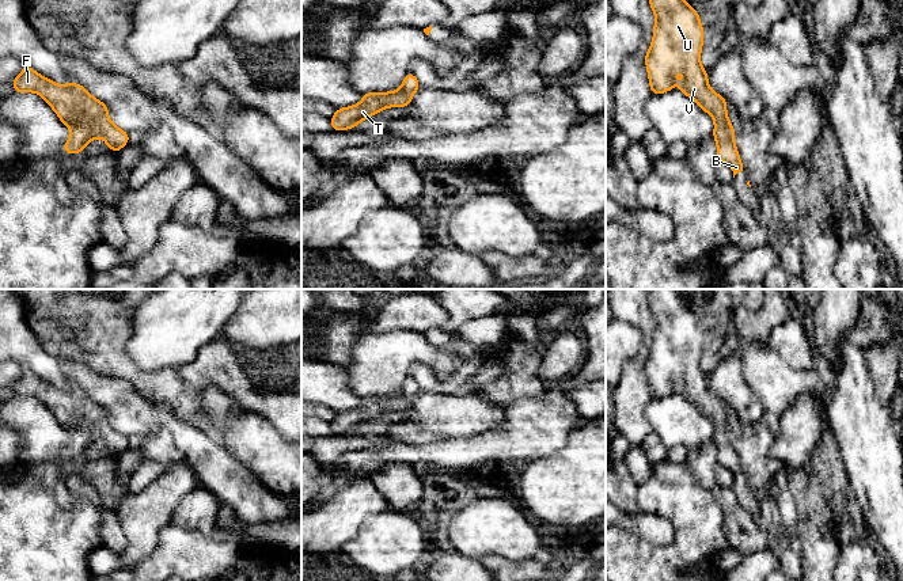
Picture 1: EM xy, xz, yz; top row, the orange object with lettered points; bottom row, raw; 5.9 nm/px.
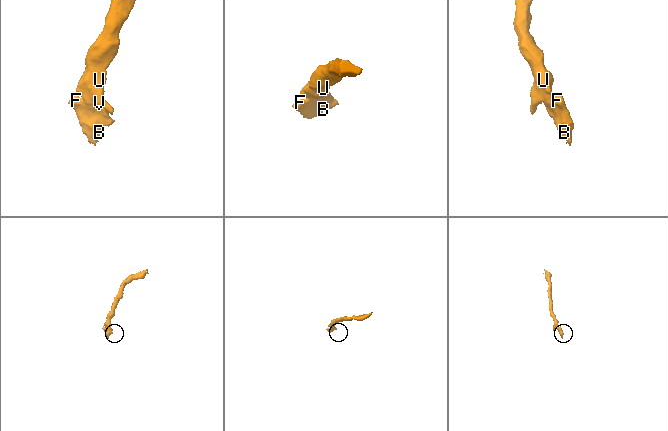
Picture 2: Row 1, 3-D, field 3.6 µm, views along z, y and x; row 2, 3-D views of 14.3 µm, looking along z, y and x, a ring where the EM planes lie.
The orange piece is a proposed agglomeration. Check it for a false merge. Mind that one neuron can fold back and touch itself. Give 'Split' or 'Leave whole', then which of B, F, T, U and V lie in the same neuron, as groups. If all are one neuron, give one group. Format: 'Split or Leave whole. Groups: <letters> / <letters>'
Leave whole. Groups: B F T U V

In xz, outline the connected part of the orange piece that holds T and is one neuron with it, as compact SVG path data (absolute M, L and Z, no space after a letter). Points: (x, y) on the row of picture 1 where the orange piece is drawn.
M409 72L397 91L368 92L363 95L360 103L337 109L330 118L331 128L333 130L348 130L384 109L407 107L420 87L417 77Z

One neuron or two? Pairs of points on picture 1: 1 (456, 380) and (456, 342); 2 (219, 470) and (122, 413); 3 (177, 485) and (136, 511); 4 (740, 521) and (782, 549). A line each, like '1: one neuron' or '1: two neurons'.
1: one neuron
2: one neuron
3: one neuron
4: two neurons

